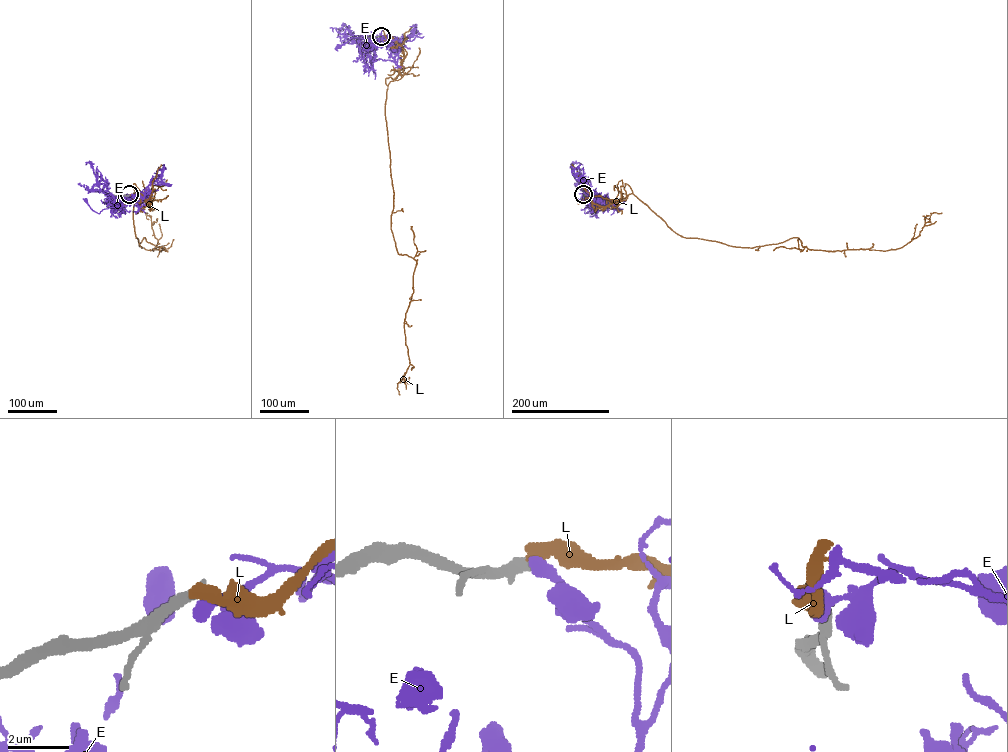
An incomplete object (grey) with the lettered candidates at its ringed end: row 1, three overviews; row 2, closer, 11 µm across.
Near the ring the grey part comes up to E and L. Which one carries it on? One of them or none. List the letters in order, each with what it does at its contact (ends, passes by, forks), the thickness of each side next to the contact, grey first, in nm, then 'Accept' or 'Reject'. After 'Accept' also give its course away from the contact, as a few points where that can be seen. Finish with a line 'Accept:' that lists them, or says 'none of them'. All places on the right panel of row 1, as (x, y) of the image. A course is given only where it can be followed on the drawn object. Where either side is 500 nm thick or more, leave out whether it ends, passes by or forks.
E: Thickness 320 nm (grey) against 550 nm. Reject
L: It ends there. Thickness 340 nm (grey) against 480 nm. Accept. Its course: (583, 194), (606, 206), (626, 184), (678, 234), (747, 248), (797, 237), (813, 250), (895, 249), (942, 213)
Accept: L

